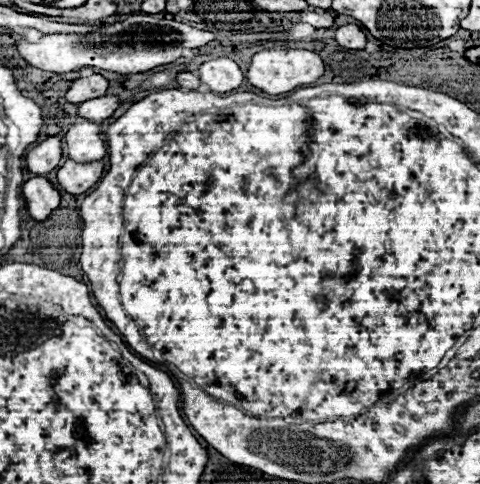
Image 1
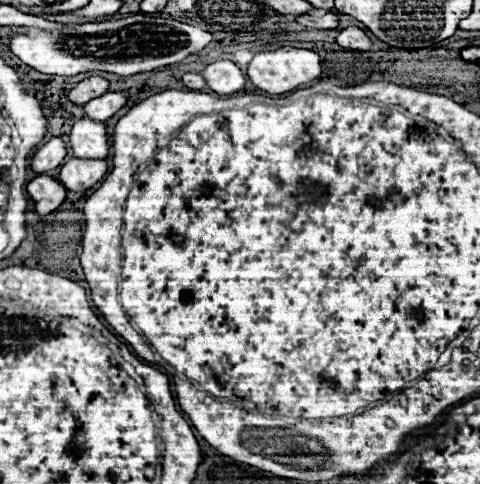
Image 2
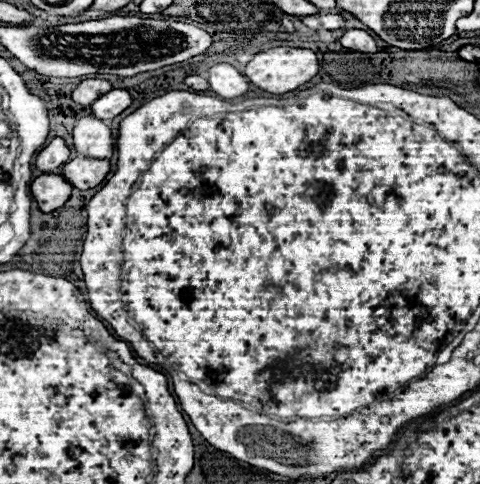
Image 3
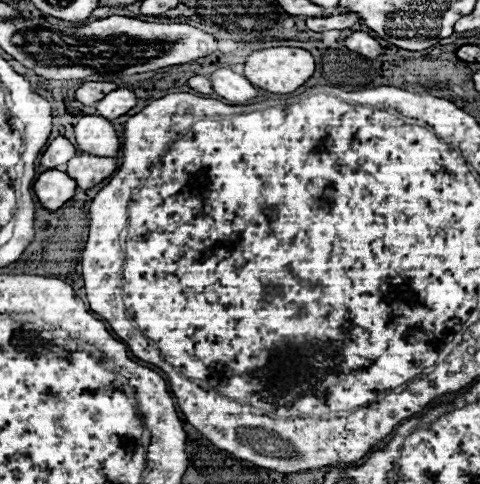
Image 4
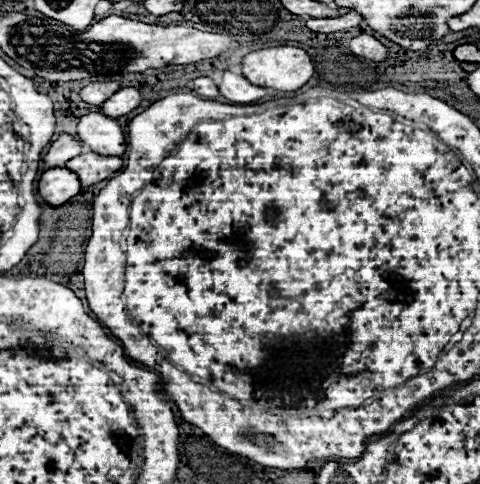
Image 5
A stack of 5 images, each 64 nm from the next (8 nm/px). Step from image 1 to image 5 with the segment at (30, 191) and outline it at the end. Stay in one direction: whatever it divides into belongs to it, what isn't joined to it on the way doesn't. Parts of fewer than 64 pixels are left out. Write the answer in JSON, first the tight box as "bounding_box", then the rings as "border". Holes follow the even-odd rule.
{"bounding_box":[38,168,80,206],"border":[[[50,168],[38,182],[38,192],[48,206],[62,206],[80,192],[80,180],[68,168]]]}

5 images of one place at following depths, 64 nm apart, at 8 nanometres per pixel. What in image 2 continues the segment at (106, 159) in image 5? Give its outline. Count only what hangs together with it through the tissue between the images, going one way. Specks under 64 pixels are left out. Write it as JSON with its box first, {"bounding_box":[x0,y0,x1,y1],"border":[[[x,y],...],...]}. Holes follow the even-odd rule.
{"bounding_box":[60,158,108,192],"border":[[[70,158],[60,170],[60,182],[72,192],[86,192],[104,178],[106,170],[108,170],[106,160]]]}

